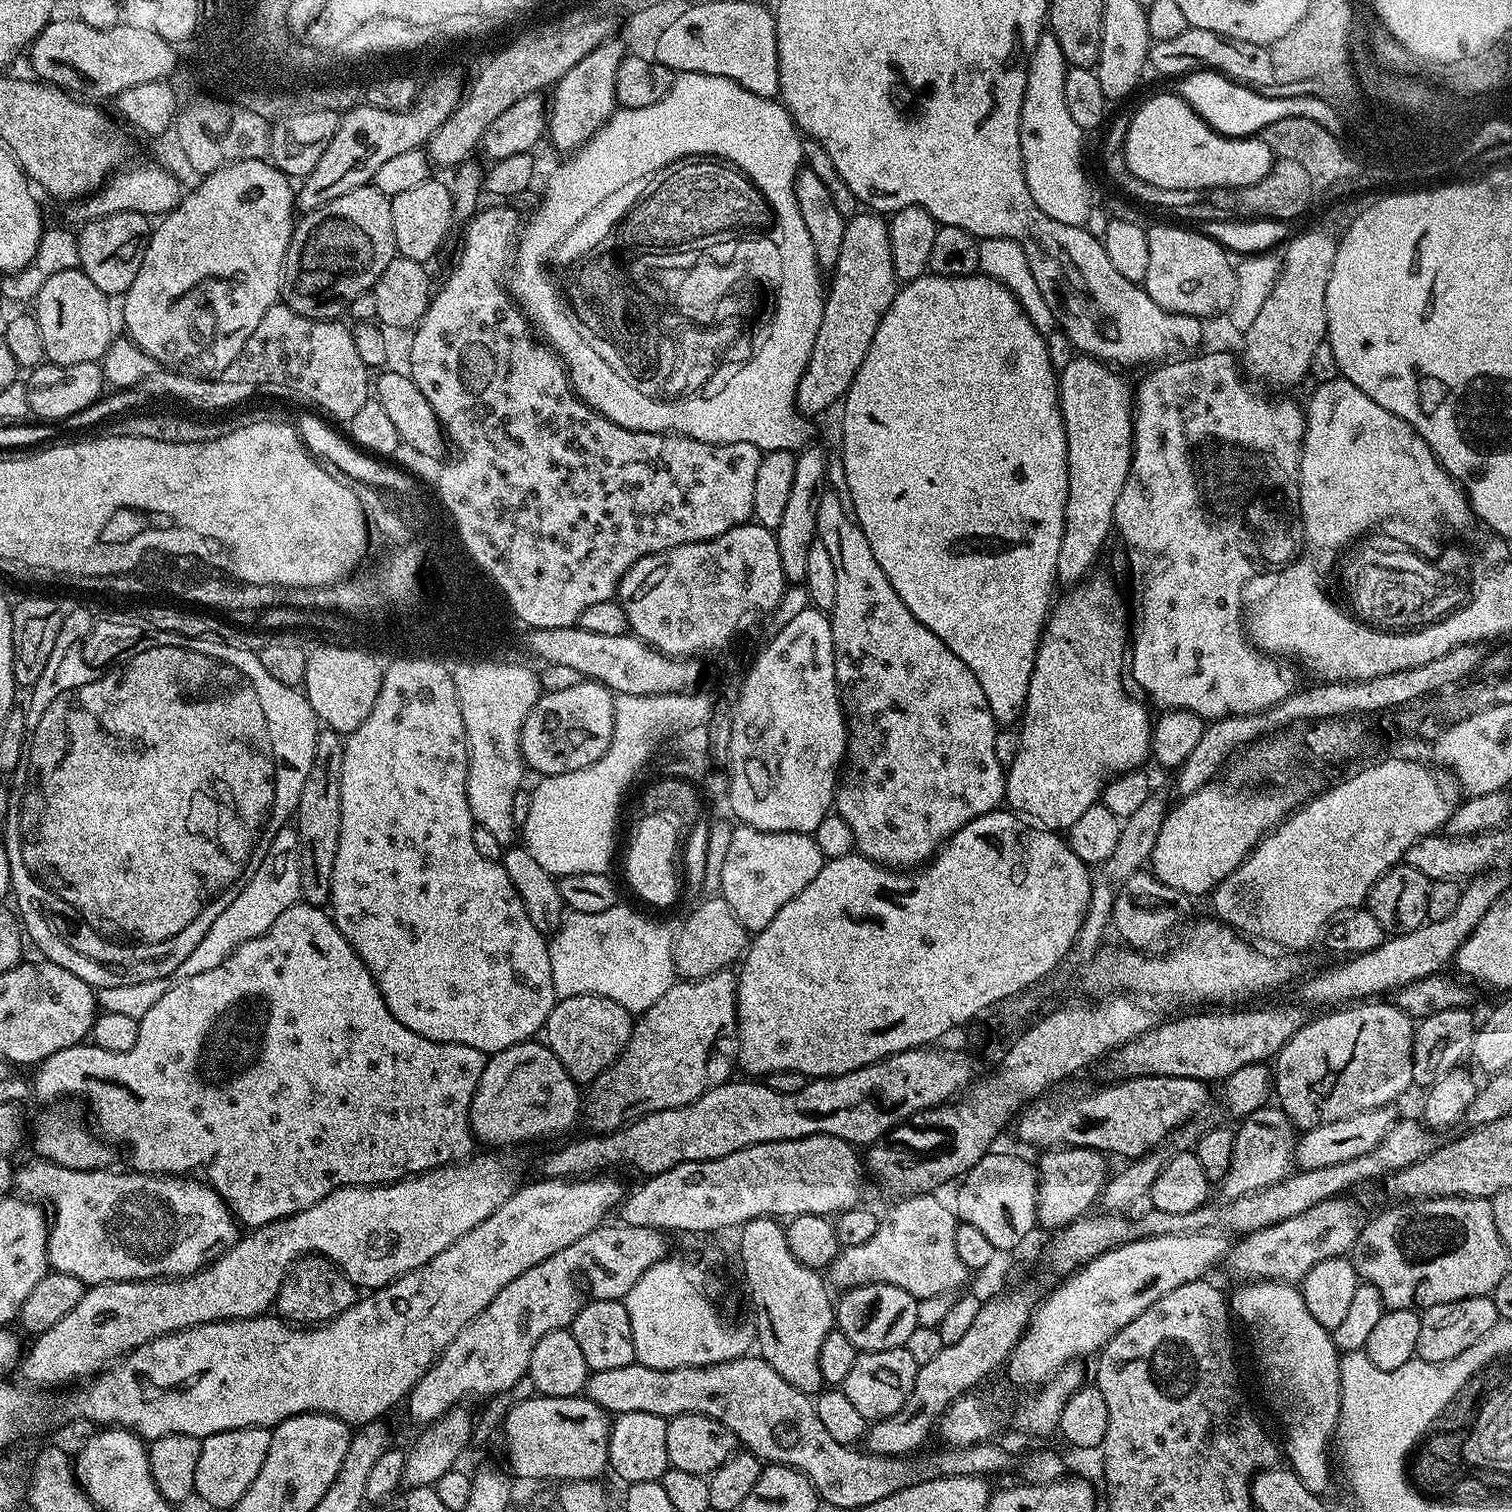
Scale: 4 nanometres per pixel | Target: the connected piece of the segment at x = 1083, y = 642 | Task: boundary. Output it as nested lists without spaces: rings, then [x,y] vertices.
[[[1095,576],[1069,587],[1065,591],[1068,593],[1061,600],[1059,597],[1051,609],[1040,633],[1028,697],[1018,724],[1020,745],[1006,768],[1007,807],[1021,817],[1029,816],[1024,818],[1045,830],[1067,830],[1074,826],[1079,816],[1101,799],[1104,785],[1113,776],[1143,769],[1152,750],[1153,721],[1150,716],[1148,720],[1149,705],[1143,699],[1135,700],[1124,689],[1126,653],[1130,648],[1130,624],[1124,621],[1124,604],[1106,577]]]

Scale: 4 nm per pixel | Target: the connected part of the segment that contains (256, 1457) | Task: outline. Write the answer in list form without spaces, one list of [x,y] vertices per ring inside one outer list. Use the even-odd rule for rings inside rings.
[[[239,1428],[203,1437],[198,1470],[194,1474],[195,1495],[201,1496],[212,1508],[231,1510],[246,1494],[254,1478],[258,1478],[258,1470],[262,1470],[262,1462],[266,1462],[270,1450],[271,1437],[271,1431],[266,1428]]]

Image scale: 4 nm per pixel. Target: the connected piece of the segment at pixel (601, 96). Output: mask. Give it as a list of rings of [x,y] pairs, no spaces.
[[[615,38],[604,40],[556,81],[546,108],[546,132],[549,137],[552,135],[552,144],[558,151],[571,154],[581,148],[617,111],[615,71],[625,52],[625,45]]]

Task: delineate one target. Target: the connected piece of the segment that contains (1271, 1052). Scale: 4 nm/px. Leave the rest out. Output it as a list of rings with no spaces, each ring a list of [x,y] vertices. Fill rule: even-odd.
[[[1300,1006],[1296,1008],[1252,1008],[1249,1012],[1204,1012],[1201,1016],[1180,1016],[1177,1020],[1168,1020],[1165,1024],[1157,1023],[1151,1028],[1147,1028],[1142,1034],[1138,1034],[1133,1040],[1127,1040],[1114,1052],[1107,1057],[1106,1063],[1108,1068],[1113,1072],[1113,1077],[1127,1078],[1129,1076],[1177,1076],[1178,1078],[1194,1078],[1205,1082],[1223,1082],[1230,1074],[1234,1074],[1234,1070],[1242,1070],[1242,1066],[1250,1066],[1251,1064],[1262,1064],[1271,1061],[1276,1053],[1282,1050],[1282,1046],[1286,1046],[1286,1042],[1290,1042],[1290,1038],[1294,1038],[1294,1034],[1298,1034],[1298,1030],[1302,1030],[1302,1026],[1308,1023],[1309,1013],[1304,1012],[1305,1009]]]

